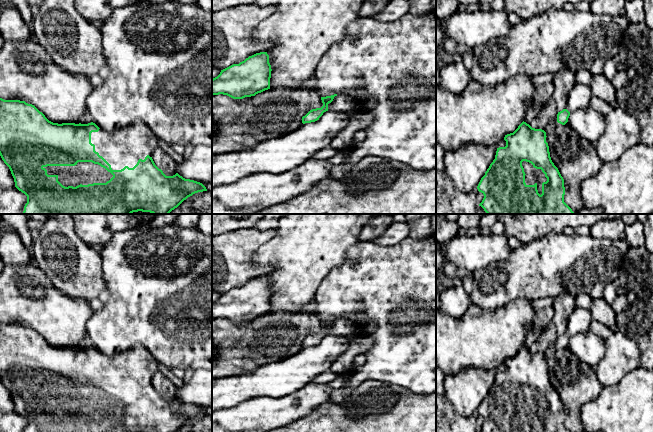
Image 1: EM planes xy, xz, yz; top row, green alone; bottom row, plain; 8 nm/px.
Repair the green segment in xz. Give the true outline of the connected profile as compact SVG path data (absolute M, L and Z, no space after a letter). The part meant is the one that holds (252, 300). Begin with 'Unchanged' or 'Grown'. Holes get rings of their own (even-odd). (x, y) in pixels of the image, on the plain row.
Unchanged. M267 276L256 277L239 288L233 288L221 294L220 298L212 303L212 319L223 318L233 323L255 320L270 313L271 295Z

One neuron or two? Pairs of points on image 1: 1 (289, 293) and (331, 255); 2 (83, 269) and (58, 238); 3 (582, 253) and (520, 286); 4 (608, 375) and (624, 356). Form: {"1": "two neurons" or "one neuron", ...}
{"1": "one neuron", "2": "one neuron", "3": "one neuron", "4": "one neuron"}

